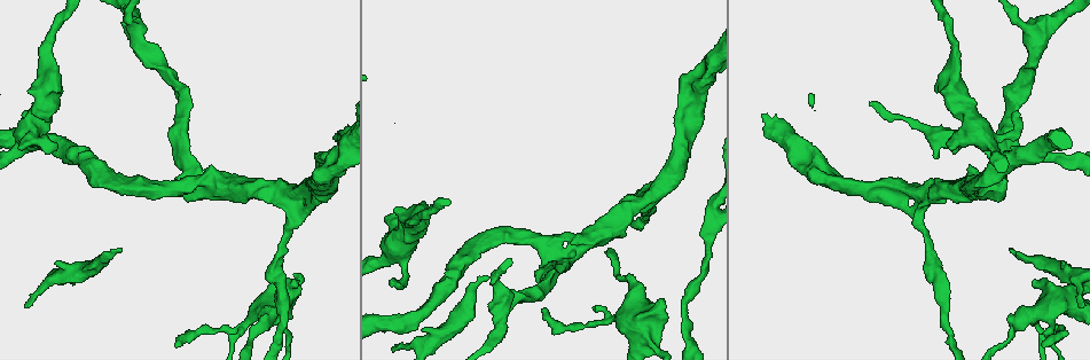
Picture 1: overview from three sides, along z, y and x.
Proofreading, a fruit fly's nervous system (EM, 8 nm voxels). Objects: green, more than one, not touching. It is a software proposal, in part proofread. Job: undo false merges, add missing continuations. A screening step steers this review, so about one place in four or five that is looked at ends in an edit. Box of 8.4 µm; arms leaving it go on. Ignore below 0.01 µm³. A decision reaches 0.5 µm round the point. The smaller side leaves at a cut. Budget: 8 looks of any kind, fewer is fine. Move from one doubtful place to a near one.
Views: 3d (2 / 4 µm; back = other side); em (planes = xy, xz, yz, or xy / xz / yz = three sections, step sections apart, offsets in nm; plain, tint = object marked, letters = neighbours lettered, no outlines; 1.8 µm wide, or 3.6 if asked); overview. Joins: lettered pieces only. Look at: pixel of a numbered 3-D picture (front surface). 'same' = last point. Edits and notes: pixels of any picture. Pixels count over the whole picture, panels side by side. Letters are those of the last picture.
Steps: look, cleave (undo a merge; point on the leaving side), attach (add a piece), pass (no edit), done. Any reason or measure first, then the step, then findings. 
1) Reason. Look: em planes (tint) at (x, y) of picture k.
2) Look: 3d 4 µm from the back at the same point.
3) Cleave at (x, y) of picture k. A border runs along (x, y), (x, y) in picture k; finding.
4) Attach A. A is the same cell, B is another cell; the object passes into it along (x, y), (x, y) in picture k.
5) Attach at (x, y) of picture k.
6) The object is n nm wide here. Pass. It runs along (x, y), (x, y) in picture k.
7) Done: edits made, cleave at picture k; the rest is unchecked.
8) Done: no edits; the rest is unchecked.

An open end. Look: 3d 4 µm at (1009, 250) of picture 1.

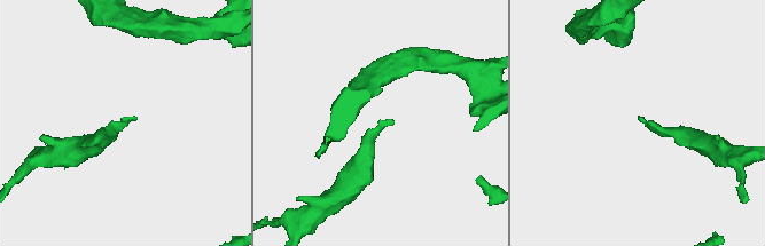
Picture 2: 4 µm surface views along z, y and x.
Look: em planes (letters) at (135, 117) of picture 2.

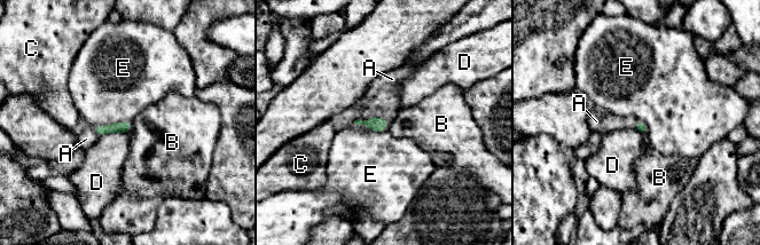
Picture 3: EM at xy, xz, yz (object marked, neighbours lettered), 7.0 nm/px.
Attach at (86, 139) of picture 3. A is the same cell, B, C, D and E are other cells; the cell continues.

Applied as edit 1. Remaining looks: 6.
An open end. Look: 3d 2 µm at (53, 151) of picture 1.

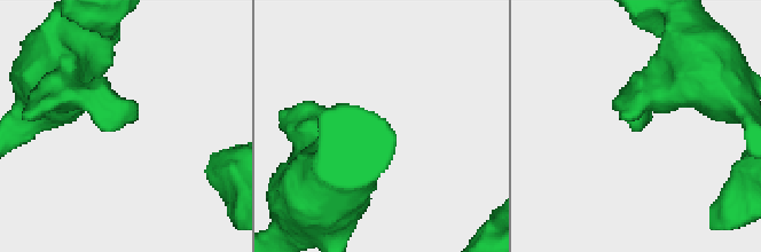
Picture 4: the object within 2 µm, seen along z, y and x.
Need the tissue. Look: em yz step 4 (letters) at (133, 123) of picture 4.

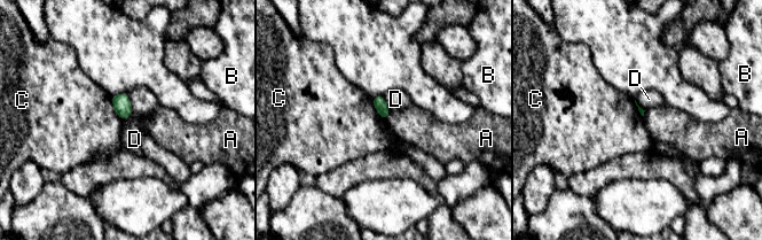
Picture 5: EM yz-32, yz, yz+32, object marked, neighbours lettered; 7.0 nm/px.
Pass. A, B, C and D are other cells; a border runs along (110, 97), (114, 110), (123, 120) in picture 5; no lettered piece goes on from it.

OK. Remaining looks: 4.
See it whole again. Look: overview.

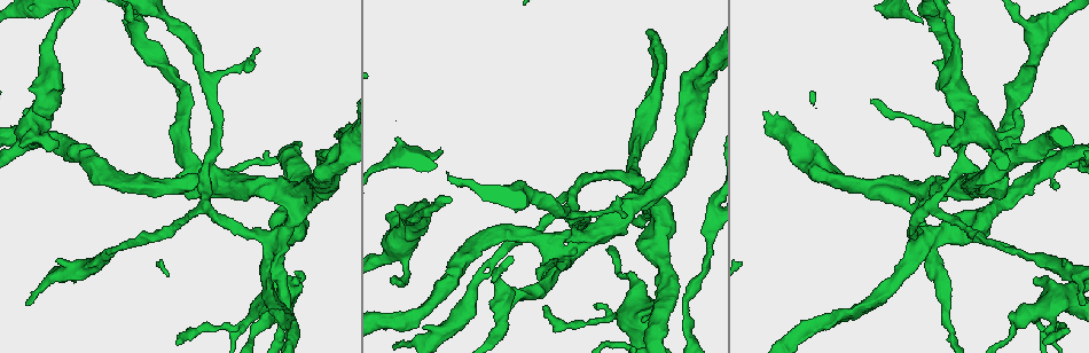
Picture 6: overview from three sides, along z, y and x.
Free end. Look: em 3.6 µm planes (letters) at (393, 280) of picture 6.

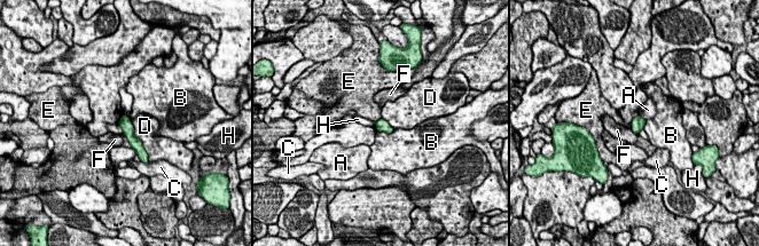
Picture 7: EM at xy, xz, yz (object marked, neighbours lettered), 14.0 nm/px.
The object is 160 nm wide here. Pass. A, B, C, D, E, F and H are other cells; it runs along (124, 118), (128, 134), (141, 152) in picture 7; none of them fits.

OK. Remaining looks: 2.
Look: em planes (letters) at (296, 278) of picture 6.

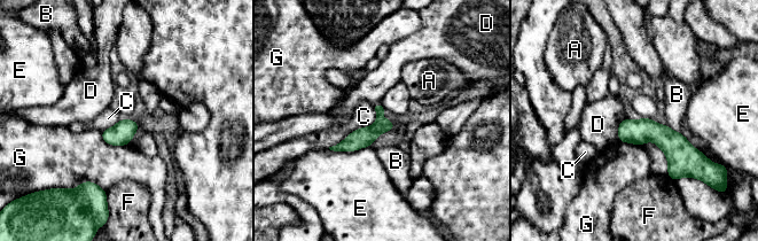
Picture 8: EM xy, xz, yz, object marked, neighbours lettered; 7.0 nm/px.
The object is 130 nm wide here. Pass. A, B, C, D, E, F and G are other cells; none of them fits.

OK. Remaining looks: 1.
Done: edits made, attach at picture 3; the rest is unchecked.

